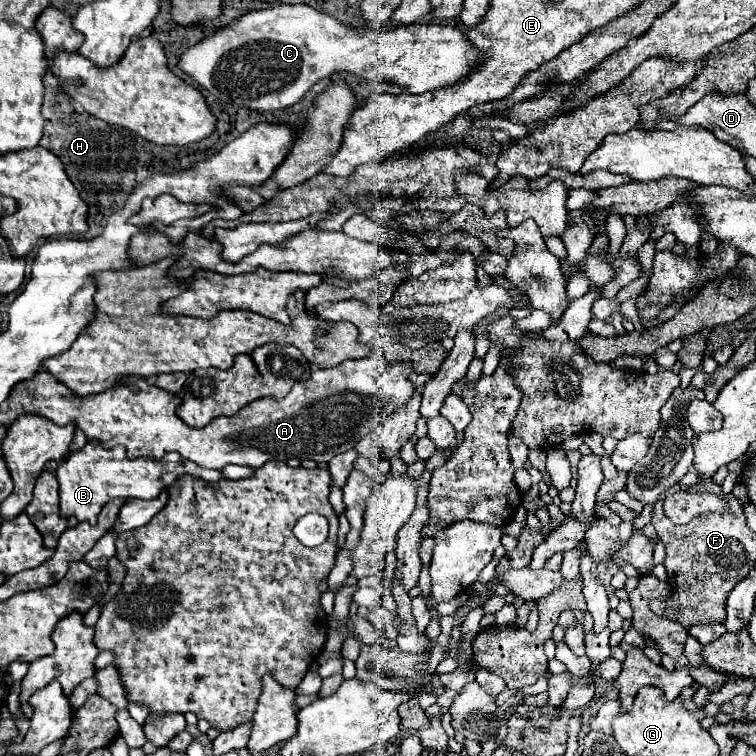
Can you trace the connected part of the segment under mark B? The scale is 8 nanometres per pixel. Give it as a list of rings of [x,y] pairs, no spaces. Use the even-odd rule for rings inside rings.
[[[89,440],[81,450],[71,452],[63,464],[57,468],[59,476],[59,502],[61,502],[61,516],[69,518],[75,516],[79,522],[87,520],[92,525],[97,524],[99,512],[111,498],[155,498],[161,488],[173,484],[181,474],[191,474],[203,478],[207,482],[221,482],[225,480],[221,470],[199,468],[189,460],[183,460],[177,452],[167,452],[159,460],[151,458],[135,458],[129,460],[123,448],[113,446],[105,448],[95,440]]]

